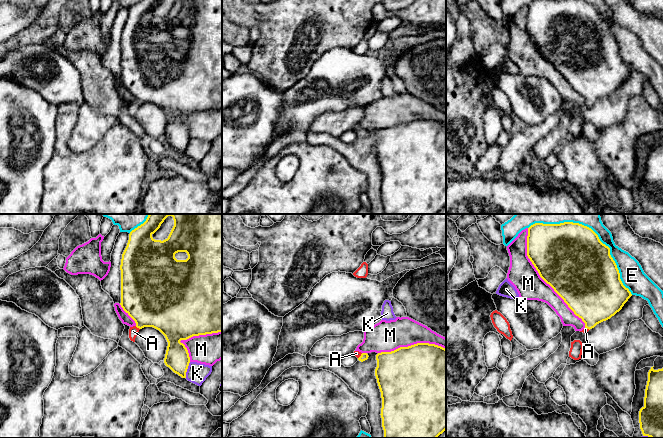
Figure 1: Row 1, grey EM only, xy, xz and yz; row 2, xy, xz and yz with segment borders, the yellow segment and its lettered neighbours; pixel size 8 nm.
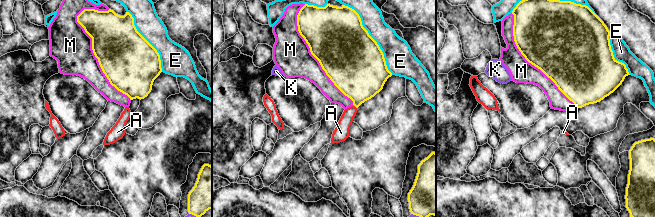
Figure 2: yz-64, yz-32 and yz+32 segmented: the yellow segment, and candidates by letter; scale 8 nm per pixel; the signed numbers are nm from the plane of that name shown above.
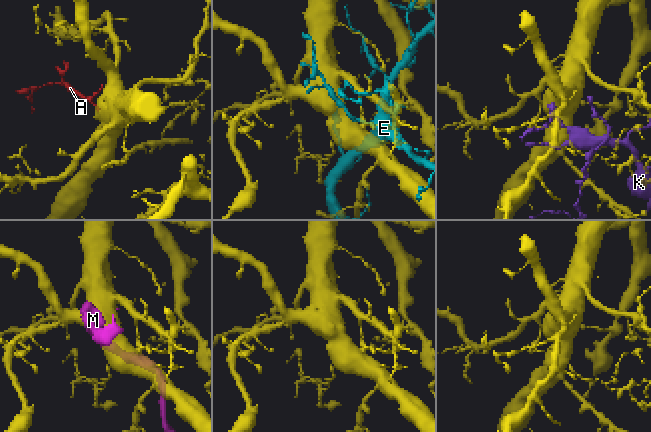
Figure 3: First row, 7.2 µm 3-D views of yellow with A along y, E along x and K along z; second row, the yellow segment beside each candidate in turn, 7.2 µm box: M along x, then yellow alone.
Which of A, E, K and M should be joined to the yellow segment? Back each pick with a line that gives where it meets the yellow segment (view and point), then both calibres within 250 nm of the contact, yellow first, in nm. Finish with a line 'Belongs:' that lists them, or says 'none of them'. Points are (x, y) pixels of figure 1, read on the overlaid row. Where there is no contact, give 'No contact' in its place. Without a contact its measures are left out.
A: Touches yellow at xy (137, 327). Thickness 440 nm (yellow) against 80 nm
Belongs: A

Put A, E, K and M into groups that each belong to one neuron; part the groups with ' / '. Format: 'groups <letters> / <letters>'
groups A / E / K / M

